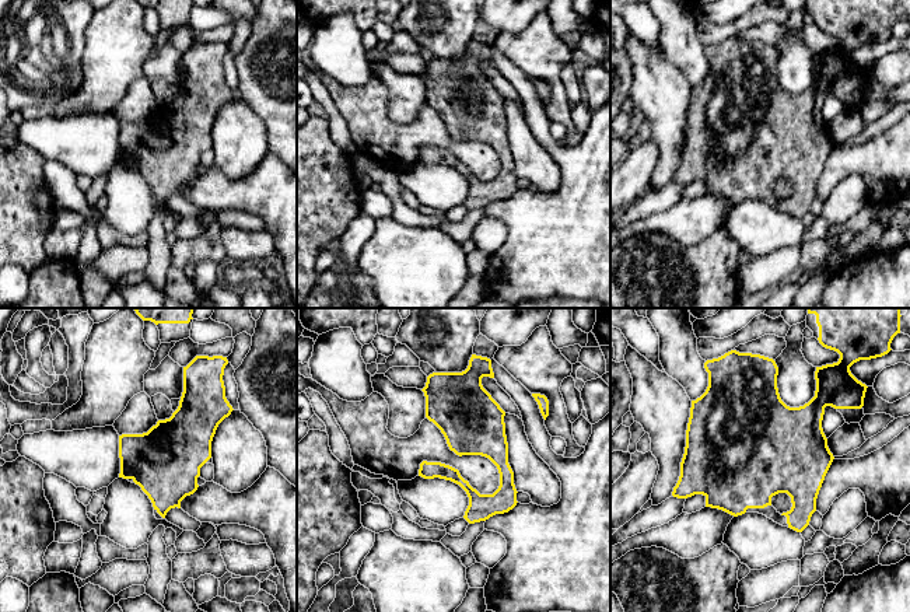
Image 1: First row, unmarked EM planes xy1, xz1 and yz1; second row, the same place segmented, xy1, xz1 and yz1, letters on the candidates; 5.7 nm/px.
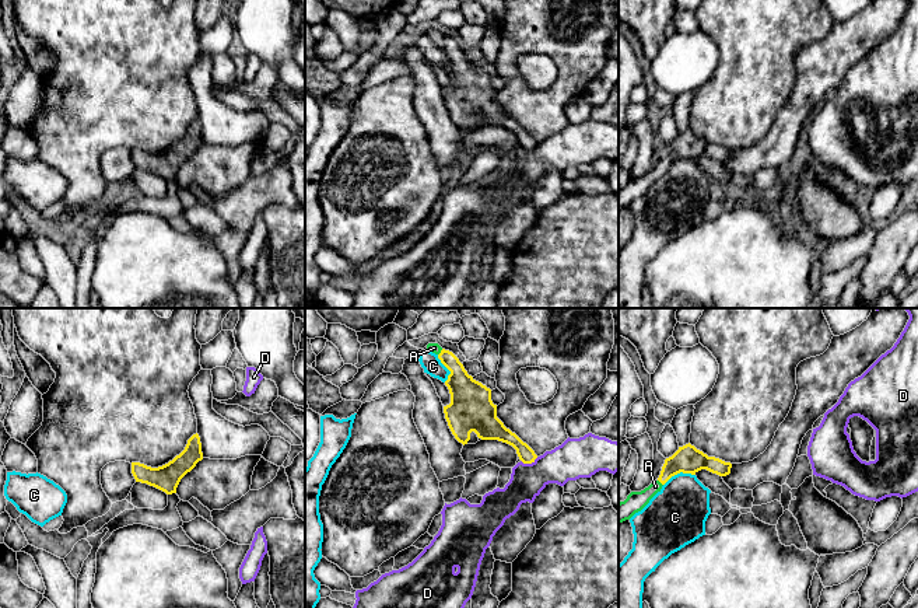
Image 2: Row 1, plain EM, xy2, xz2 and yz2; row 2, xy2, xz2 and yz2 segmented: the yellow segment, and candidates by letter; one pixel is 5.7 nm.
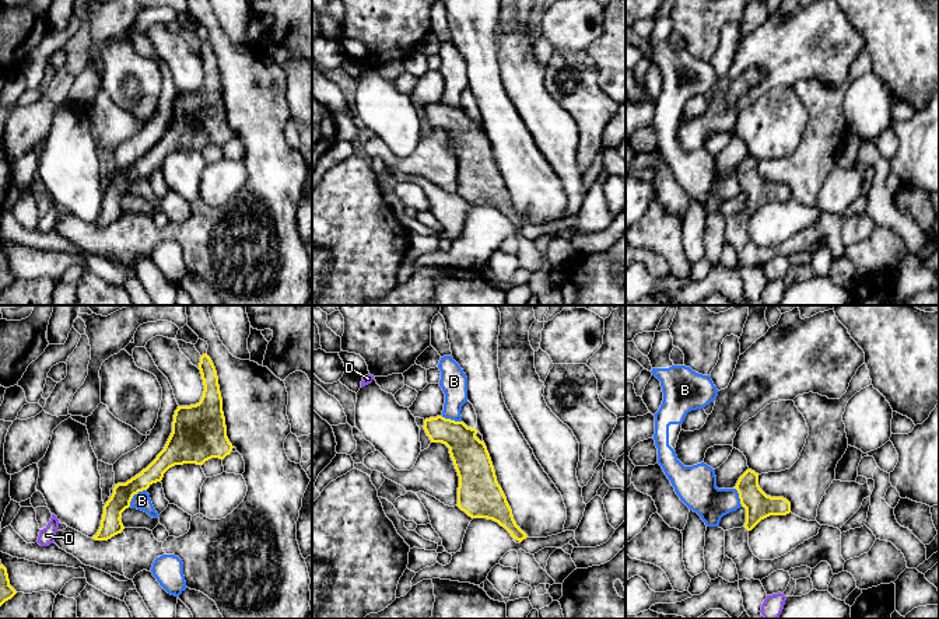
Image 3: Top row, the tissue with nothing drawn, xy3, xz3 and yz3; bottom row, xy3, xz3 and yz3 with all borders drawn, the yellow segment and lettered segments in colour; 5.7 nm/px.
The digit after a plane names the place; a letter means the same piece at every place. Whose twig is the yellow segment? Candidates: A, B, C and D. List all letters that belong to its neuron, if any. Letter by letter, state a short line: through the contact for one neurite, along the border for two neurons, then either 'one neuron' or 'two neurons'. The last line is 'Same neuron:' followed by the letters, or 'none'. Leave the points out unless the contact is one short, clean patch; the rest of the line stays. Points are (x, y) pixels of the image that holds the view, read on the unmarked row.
A: line xz2 (462, 73), (456, 53), (441, 38), (434, 34); one neuron
B: line xy3 (146, 175), (136, 179), (129, 192); two neurons
C: line yz2 (694, 160), (678, 159), (664, 171); two neurons
D: line xz2 (538, 143), (531, 149), (521, 147); two neurons
Same neuron: A

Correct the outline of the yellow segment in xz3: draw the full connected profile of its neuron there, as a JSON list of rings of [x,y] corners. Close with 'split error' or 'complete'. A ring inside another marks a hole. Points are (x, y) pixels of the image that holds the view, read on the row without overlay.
[[[442,102],[425,105],[423,113],[431,129],[442,129],[449,134],[459,162],[456,192],[472,204],[498,209],[519,228],[526,225],[497,168],[487,133],[476,123],[477,116]]]; complete

